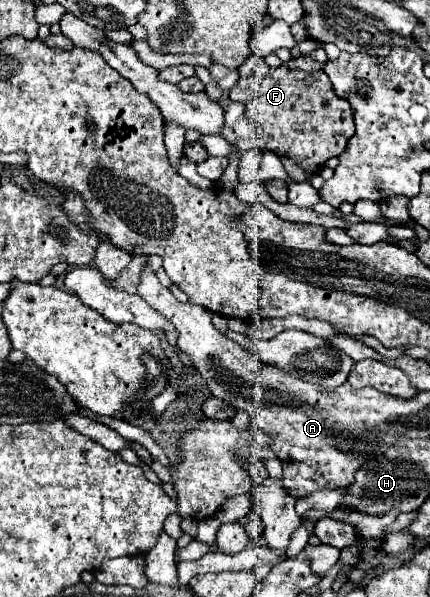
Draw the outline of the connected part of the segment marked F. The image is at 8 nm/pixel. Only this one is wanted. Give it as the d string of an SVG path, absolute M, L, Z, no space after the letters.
M322 44L316 50L312 50L310 54L292 58L278 68L268 66L262 56L250 54L238 68L238 74L240 74L238 84L230 90L230 100L244 104L248 118L257 124L258 148L262 152L274 152L278 158L290 158L308 176L320 172L320 168L326 164L326 160L344 152L344 148L354 132L352 108L348 106L348 102L344 102L342 98L338 98L334 94L334 90L328 82L328 76L324 72L326 62L328 62L328 56L326 56Z

